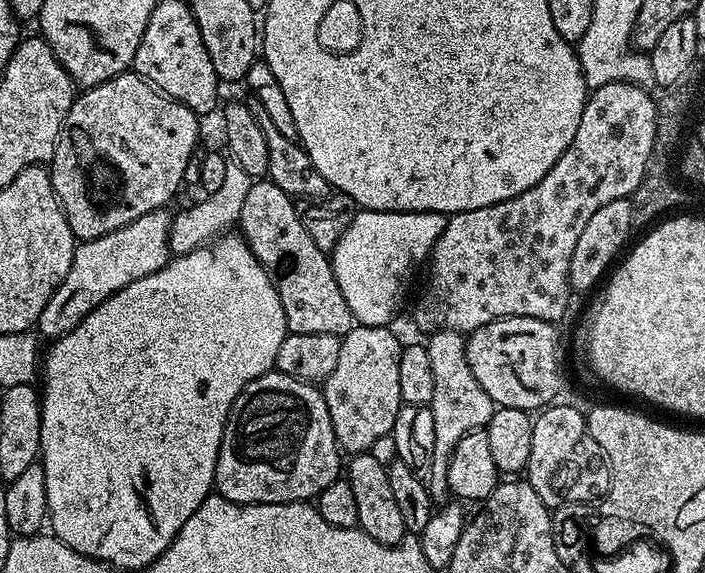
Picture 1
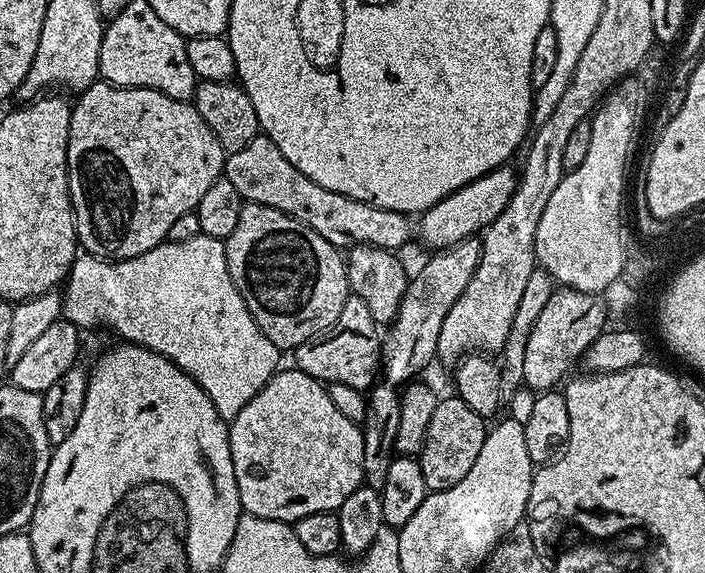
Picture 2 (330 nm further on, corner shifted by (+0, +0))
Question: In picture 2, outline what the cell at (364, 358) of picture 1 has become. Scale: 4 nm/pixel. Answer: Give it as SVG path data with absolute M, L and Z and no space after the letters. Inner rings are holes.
M468 236L454 246L433 251L431 255L409 279L406 294L398 306L398 314L387 325L382 336L382 376L393 386L403 385L419 377L416 375L428 363L436 360L438 333L442 330L442 322L446 322L450 306L454 306L454 302L462 298L462 290L470 286L470 278L474 278L474 270L478 270L478 262L482 258L482 250L480 240L476 236Z

